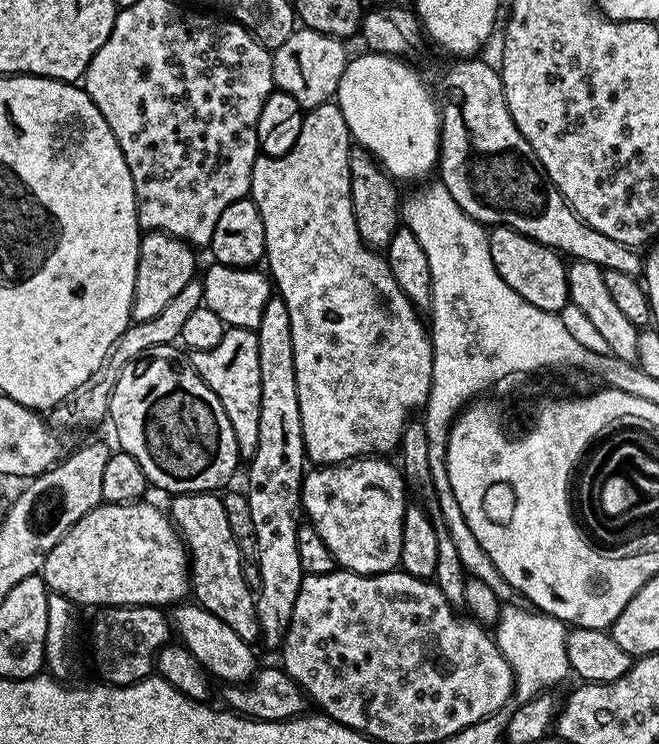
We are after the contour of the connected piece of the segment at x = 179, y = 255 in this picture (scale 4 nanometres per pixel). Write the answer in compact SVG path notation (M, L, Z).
M145 231L140 237L138 250L138 270L134 278L134 302L132 303L132 320L146 322L154 318L161 310L170 306L171 300L197 275L196 256L193 245L169 232Z

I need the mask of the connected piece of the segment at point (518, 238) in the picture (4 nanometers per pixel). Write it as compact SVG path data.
M504 224L495 225L488 232L488 245L494 270L498 270L502 282L506 282L510 290L522 294L522 298L526 298L530 306L559 314L570 303L566 260L555 248L547 248L542 242L513 228L507 228Z

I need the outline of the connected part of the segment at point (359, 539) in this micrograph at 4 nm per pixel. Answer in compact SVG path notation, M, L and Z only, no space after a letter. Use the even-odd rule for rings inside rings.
M365 456L342 464L317 467L309 471L300 487L300 506L307 523L326 542L330 554L341 569L357 572L363 576L377 576L391 572L399 565L404 533L404 511L410 503L401 469L391 464L391 459Z

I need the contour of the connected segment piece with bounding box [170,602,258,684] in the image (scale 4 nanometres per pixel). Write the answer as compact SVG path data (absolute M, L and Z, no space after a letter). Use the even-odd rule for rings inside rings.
M182 602L175 605L170 612L170 623L173 627L175 635L179 641L188 648L199 662L205 668L205 671L211 677L222 680L224 684L243 684L252 679L258 671L258 663L256 664L256 656L252 653L253 645L247 640L238 637L230 626L226 625L220 618L201 607L195 602Z

